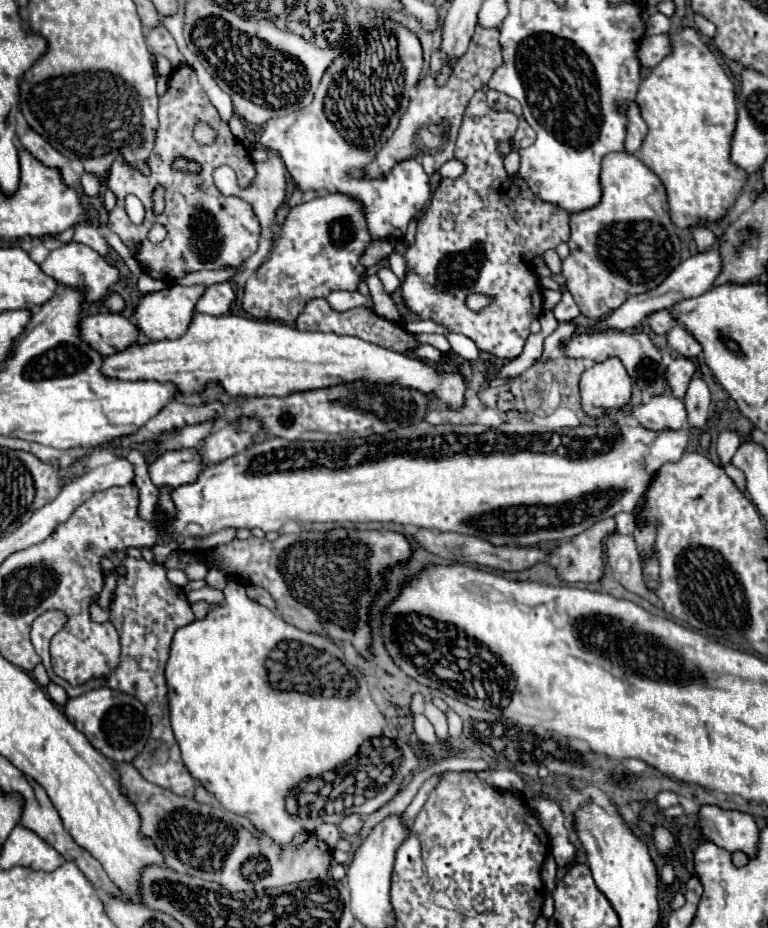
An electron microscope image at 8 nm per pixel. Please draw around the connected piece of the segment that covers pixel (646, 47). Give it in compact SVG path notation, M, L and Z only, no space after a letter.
M659 34L659 36L645 36L639 44L639 60L645 70L655 68L669 52L669 34Z

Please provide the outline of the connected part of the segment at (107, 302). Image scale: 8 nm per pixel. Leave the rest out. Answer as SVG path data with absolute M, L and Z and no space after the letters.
M111 292L101 304L103 304L111 314L119 314L119 312L125 310L125 300L123 300L123 296L117 294L117 292Z

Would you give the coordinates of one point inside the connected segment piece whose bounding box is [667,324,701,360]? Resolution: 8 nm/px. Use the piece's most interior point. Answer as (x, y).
(682, 342)

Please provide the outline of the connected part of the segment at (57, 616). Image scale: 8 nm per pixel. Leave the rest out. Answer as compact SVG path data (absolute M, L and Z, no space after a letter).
M51 610L51 612L41 614L41 616L35 620L33 628L31 628L31 642L33 642L35 650L37 650L37 654L41 656L43 666L47 668L47 674L49 674L51 682L61 684L61 686L67 690L67 694L73 698L73 686L53 674L53 670L51 670L51 658L49 658L49 642L51 642L51 638L63 628L65 622L67 622L67 616L65 616L63 612L59 612L59 610Z

